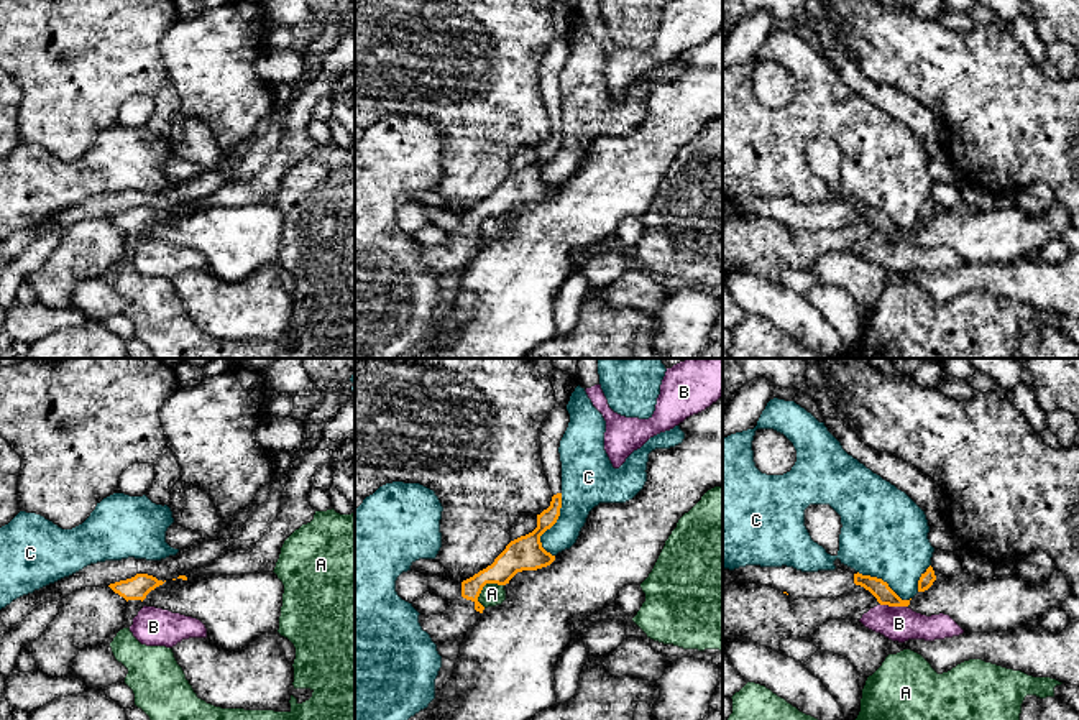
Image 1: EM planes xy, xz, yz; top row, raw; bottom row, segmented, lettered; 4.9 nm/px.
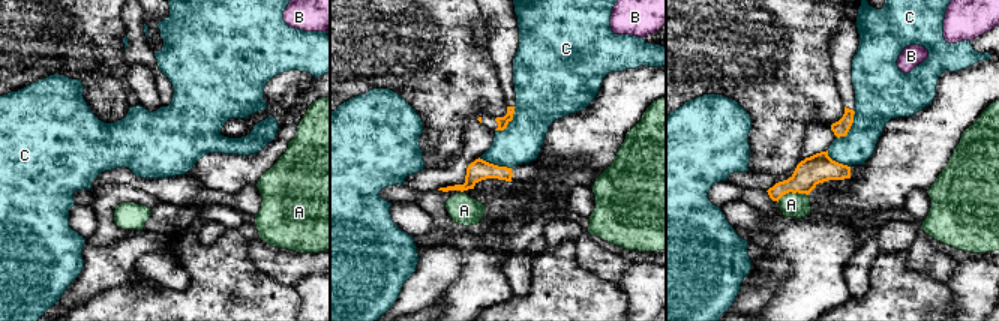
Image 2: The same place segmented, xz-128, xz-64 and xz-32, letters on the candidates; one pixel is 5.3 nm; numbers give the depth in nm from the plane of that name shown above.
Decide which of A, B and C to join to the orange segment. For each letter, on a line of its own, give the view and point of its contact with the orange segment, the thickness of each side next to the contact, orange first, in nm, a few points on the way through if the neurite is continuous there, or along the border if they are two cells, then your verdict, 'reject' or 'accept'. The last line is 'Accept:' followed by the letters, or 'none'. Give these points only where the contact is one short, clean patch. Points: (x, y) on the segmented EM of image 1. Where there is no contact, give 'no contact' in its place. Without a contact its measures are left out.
A: meets orange in xz at (486, 582); 170 nm thick on the orange side, 110 nm on the other; border along xz (503, 584), (486, 584), (477, 600); reject
B: meets orange in yz at (894, 605); 90 nm thick on the orange side, 180 nm on the other; border along yz (881, 604), (907, 607); reject
C: meets orange in xz at (552, 525); 170 nm thick on the orange side, 220 nm on the other; border along xz (562, 493), (560, 515), (541, 536), (541, 544), (552, 556); reject
Accept: none

